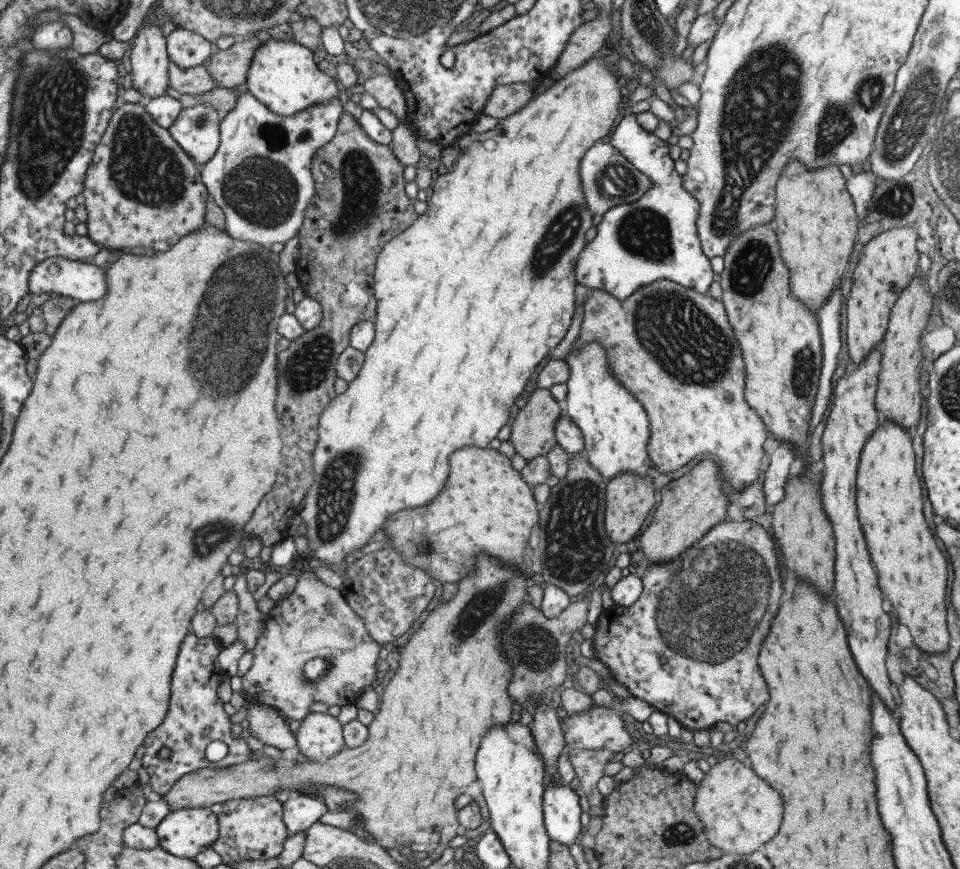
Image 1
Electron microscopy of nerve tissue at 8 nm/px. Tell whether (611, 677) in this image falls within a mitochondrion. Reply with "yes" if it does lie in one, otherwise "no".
no

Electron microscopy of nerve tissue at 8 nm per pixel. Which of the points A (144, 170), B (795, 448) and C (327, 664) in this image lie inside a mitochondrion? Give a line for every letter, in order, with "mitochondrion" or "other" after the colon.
A: mitochondrion
B: other
C: mitochondrion

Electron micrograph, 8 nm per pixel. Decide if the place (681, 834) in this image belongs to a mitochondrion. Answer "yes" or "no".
yes

